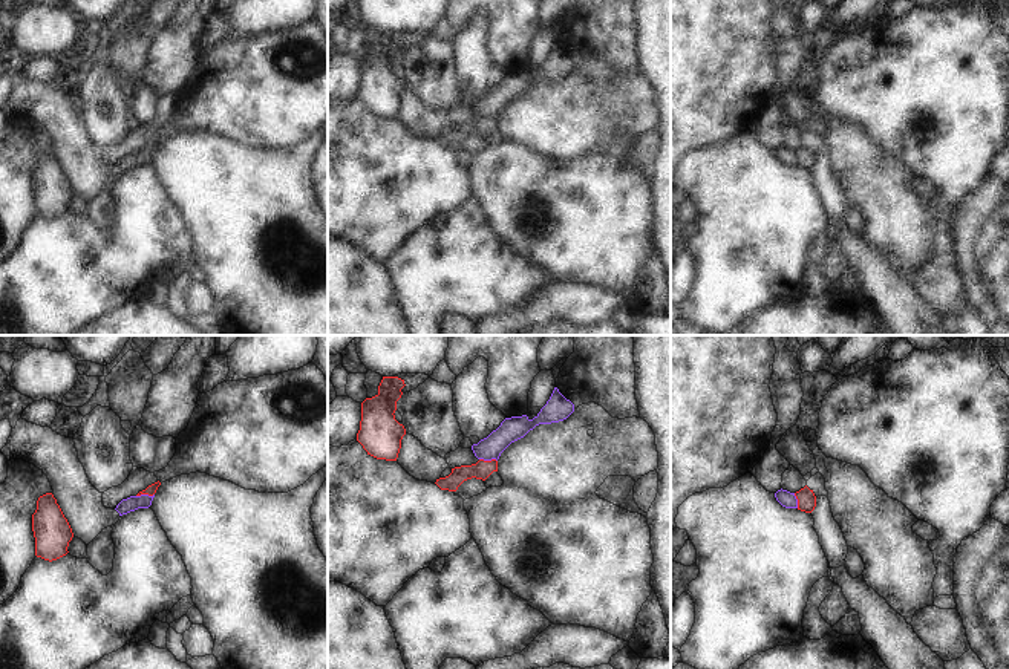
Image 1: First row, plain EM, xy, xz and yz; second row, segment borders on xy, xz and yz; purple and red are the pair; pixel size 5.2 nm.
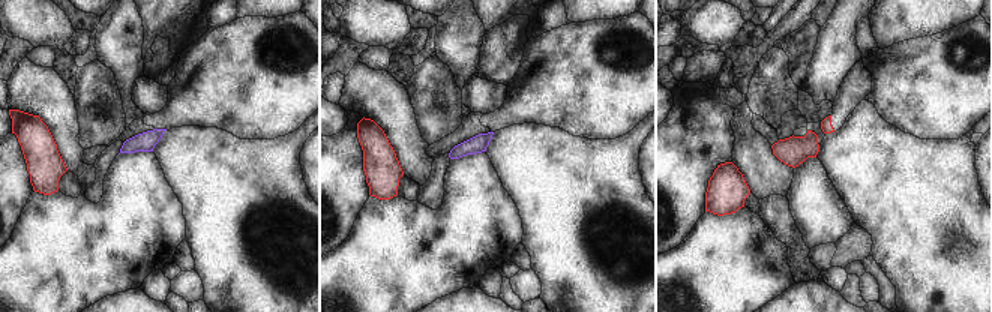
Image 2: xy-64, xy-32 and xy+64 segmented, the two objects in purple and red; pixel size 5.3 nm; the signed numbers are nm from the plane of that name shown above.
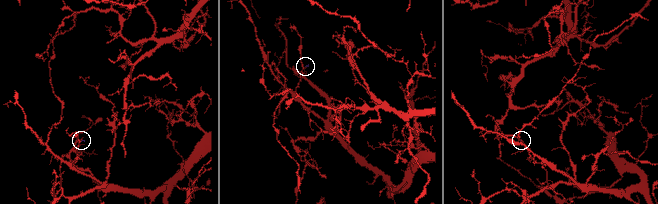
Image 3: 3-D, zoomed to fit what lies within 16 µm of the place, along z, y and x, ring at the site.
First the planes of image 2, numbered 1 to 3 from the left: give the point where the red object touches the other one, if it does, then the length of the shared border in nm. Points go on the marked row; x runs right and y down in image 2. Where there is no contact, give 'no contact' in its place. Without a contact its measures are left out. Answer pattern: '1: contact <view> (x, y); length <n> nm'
1: no contact
2: no contact
3: no contact

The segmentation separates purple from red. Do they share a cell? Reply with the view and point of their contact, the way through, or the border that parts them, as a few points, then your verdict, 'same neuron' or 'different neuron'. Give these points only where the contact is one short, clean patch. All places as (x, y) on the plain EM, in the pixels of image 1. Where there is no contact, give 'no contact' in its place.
contact xy (144, 152); border xy (153, 150), (137, 153); different neuron

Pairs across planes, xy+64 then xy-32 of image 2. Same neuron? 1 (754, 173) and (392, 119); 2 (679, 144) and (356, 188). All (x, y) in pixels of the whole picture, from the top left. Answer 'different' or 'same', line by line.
1: same
2: same

